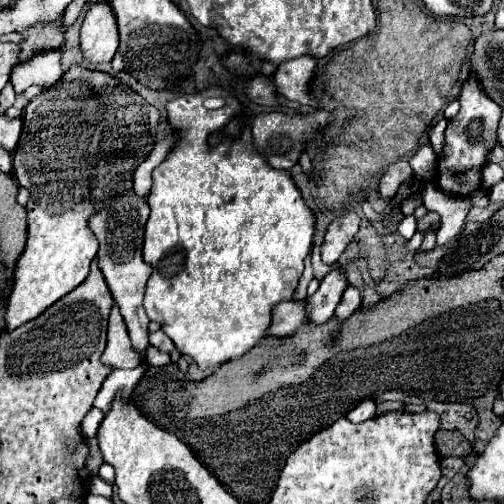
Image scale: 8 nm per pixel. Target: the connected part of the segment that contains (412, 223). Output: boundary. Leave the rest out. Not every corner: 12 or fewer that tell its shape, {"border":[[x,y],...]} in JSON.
{"border":[[415,214],[399,222],[399,234],[411,238],[417,230]]}

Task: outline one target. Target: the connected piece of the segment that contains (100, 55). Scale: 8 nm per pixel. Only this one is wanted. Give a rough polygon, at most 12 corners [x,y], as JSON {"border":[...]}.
{"border":[[107,2],[89,8],[81,28],[81,54],[111,62],[119,46]]}

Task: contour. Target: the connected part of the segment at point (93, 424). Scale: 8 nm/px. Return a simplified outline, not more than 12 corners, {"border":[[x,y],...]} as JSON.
{"border":[[91,408],[81,422],[87,440],[97,436],[103,412]]}

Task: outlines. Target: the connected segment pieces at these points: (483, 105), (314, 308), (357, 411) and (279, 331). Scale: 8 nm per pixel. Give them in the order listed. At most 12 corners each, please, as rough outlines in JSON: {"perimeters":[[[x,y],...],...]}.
{"perimeters":[[[471,74],[445,130],[439,188],[471,196],[501,108]],[[341,270],[325,276],[307,296],[311,324],[333,316],[347,280]],[[363,400],[347,418],[365,422],[375,416],[375,402]],[[297,300],[275,304],[267,336],[291,336],[305,326],[307,306]]]}

